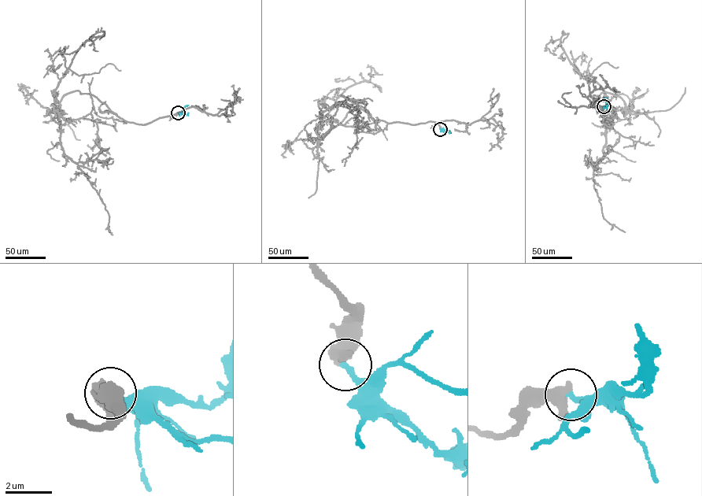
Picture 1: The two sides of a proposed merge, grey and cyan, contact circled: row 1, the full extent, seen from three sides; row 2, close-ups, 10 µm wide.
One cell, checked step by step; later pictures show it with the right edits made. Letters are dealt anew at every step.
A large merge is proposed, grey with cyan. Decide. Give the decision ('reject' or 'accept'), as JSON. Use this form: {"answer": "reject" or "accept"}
{"answer": "accept"}

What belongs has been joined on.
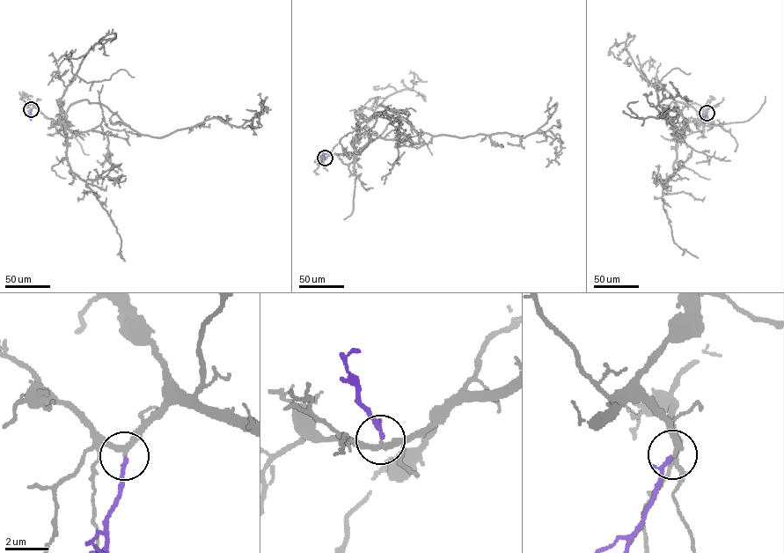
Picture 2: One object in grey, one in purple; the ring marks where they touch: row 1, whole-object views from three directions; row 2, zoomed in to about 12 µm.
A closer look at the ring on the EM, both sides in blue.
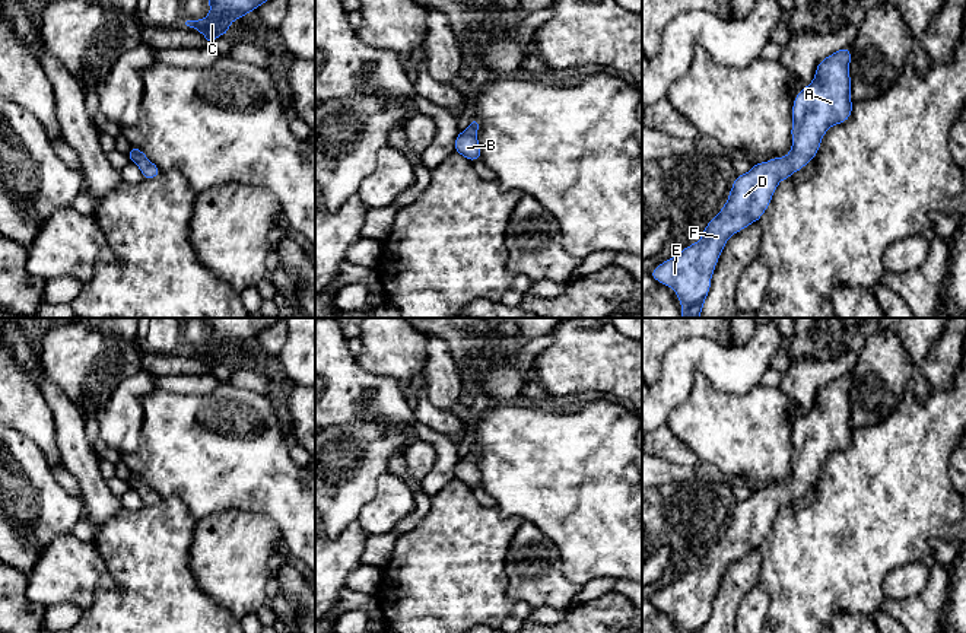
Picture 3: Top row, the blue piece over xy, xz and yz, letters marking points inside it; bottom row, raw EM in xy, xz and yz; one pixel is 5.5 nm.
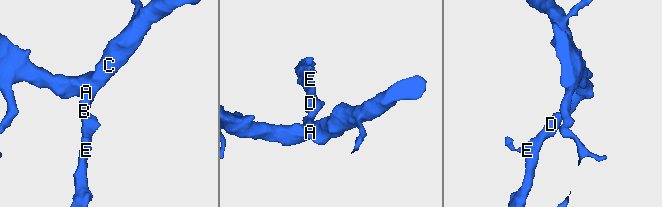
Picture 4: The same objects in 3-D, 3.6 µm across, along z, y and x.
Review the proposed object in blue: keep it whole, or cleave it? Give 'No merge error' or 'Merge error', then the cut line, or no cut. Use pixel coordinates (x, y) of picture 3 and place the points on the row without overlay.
No merge error. No split

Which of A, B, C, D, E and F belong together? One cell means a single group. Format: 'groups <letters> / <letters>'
groups A B C D E F

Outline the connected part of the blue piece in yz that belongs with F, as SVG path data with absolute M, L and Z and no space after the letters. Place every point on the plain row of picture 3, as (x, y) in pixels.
M849 373L841 375L817 391L813 408L797 420L792 430L792 474L789 480L785 484L775 483L768 489L754 490L747 500L737 502L725 532L703 554L702 564L651 598L652 605L676 618L681 633L703 633L711 617L711 604L727 567L753 548L759 548L770 532L778 510L816 484L822 465L830 454L849 446L852 440L849 391Z

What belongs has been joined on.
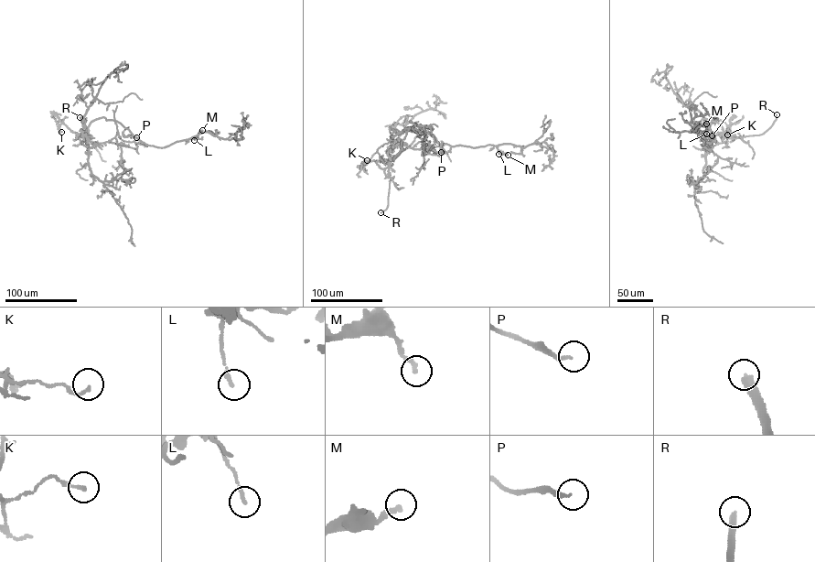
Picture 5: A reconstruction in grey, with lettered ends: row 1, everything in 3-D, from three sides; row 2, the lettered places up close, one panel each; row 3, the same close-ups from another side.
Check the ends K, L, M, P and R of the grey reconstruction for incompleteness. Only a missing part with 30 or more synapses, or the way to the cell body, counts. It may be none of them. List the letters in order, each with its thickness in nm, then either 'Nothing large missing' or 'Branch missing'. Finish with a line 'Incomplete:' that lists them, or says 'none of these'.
K: Thickness 140 nm. Nothing large missing
L: Thickness 170 nm. Nothing large missing
M: Thickness 240 nm. Nothing large missing
P: Thickness 180 nm. Branch missing
R: Thickness 380 nm. Branch missing
Incomplete: P, R

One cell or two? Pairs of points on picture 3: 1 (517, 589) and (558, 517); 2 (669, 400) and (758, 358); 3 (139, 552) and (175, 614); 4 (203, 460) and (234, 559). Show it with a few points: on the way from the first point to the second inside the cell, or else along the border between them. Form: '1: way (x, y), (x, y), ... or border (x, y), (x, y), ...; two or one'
1: border (521, 519), (533, 524), (558, 549), (562, 568); two
2: way (680, 374), (695, 359), (731, 359); one
3: way (149, 568), (153, 592), (159, 598); one
4: border (254, 514), (221, 511), (197, 519); two

